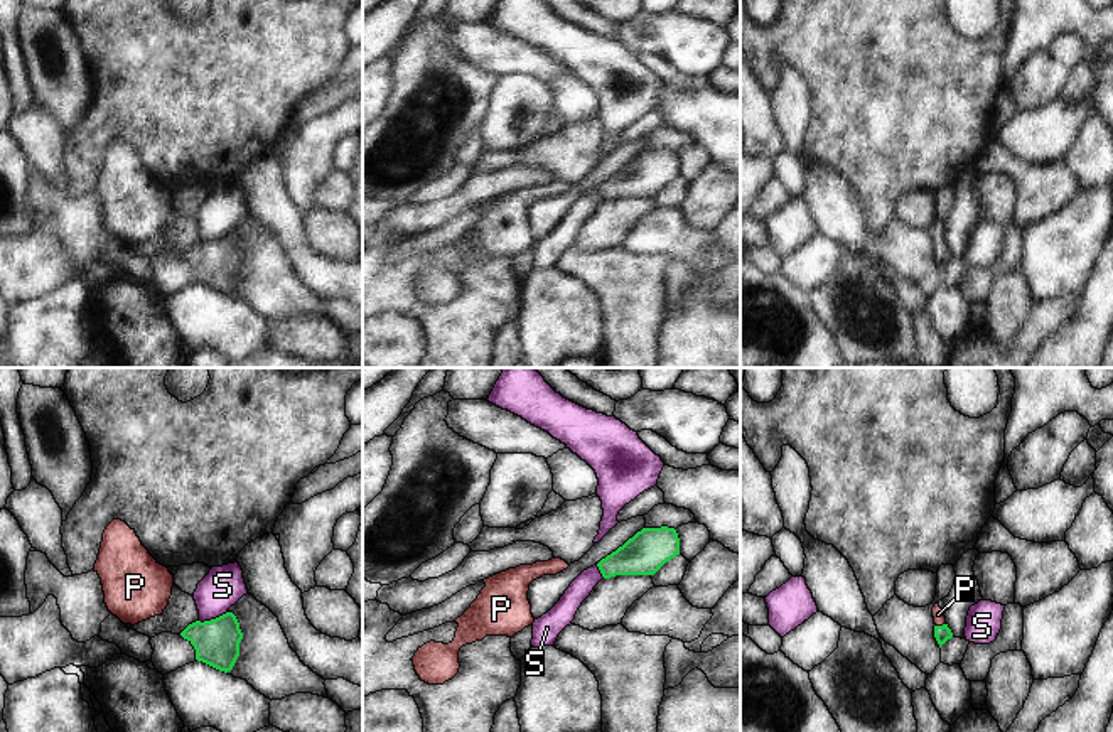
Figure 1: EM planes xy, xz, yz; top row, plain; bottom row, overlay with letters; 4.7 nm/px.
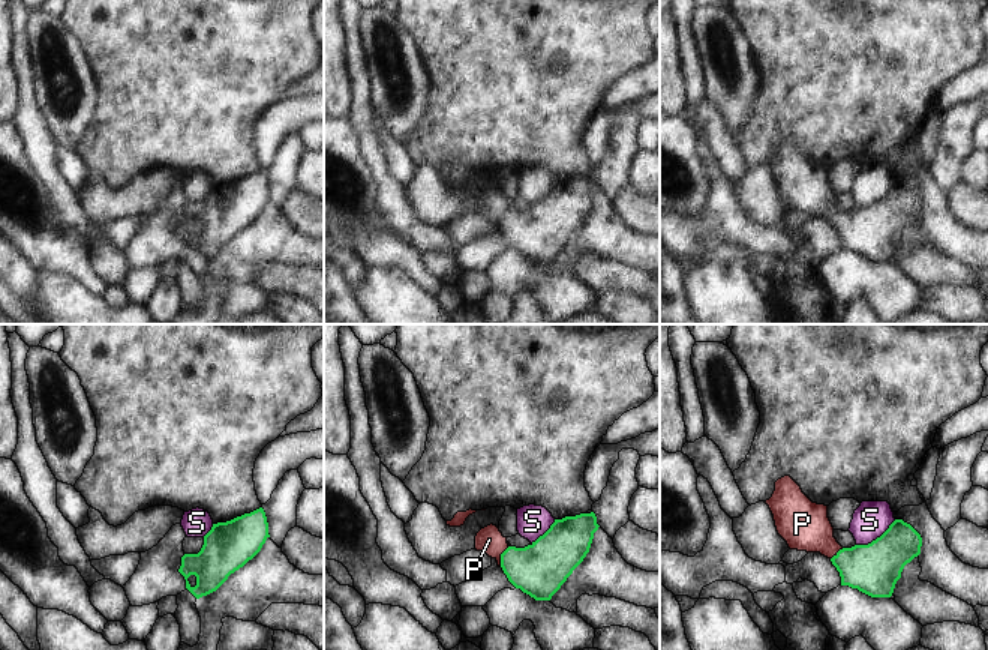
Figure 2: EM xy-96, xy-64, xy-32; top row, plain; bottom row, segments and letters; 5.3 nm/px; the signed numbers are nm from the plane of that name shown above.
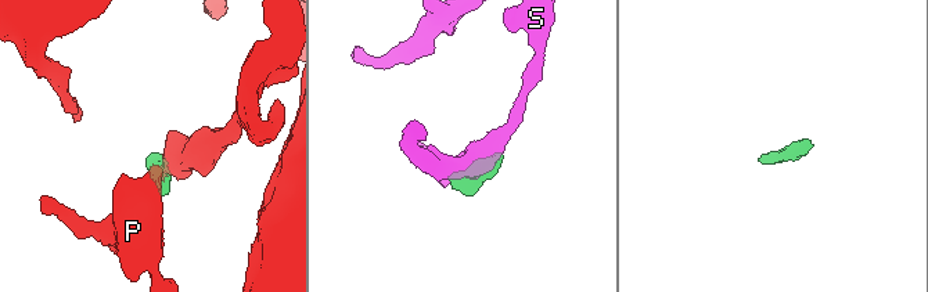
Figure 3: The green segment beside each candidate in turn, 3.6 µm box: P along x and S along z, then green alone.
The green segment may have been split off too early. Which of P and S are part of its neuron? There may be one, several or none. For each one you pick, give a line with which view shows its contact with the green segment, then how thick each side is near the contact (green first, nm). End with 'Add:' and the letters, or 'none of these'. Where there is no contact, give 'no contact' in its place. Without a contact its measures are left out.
P: yz | 80/60 nm
Add: P

